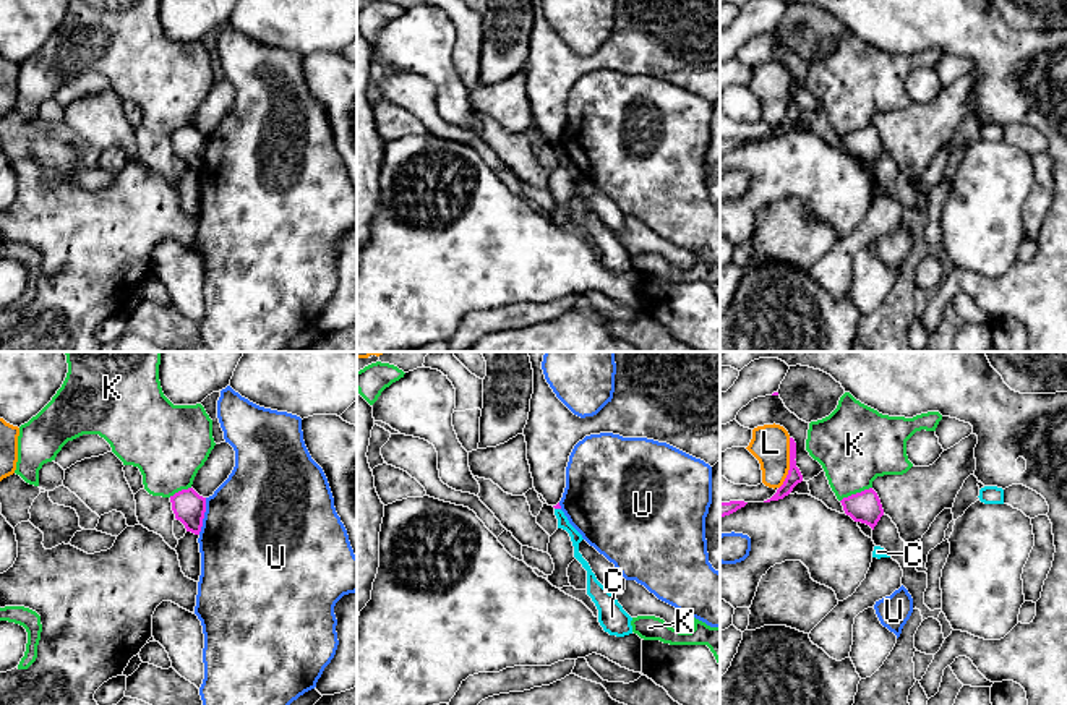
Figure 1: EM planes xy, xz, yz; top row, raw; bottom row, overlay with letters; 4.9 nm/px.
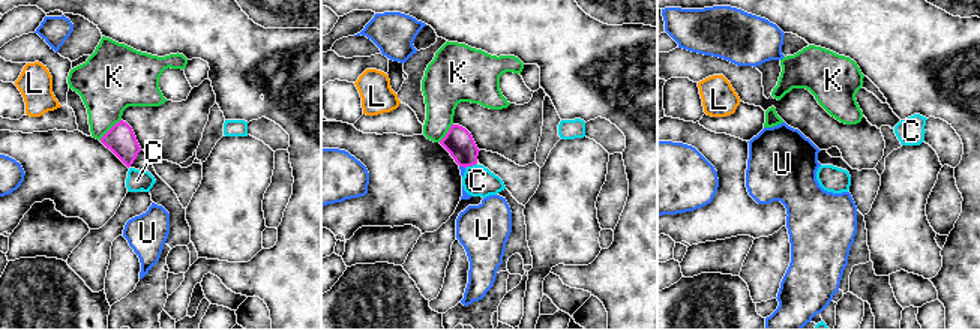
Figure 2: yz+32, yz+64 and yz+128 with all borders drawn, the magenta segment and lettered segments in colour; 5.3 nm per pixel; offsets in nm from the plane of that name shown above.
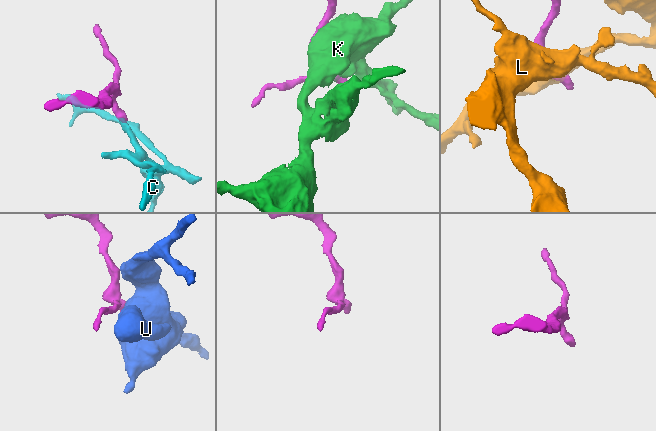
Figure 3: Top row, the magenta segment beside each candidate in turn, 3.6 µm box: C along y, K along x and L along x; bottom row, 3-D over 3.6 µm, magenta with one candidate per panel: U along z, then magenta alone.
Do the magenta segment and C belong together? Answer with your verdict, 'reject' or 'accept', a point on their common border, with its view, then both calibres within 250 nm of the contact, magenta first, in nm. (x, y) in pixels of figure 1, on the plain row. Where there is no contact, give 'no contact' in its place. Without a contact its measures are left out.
reject; contact xz (558, 145); calibres 20 and 60 nm

